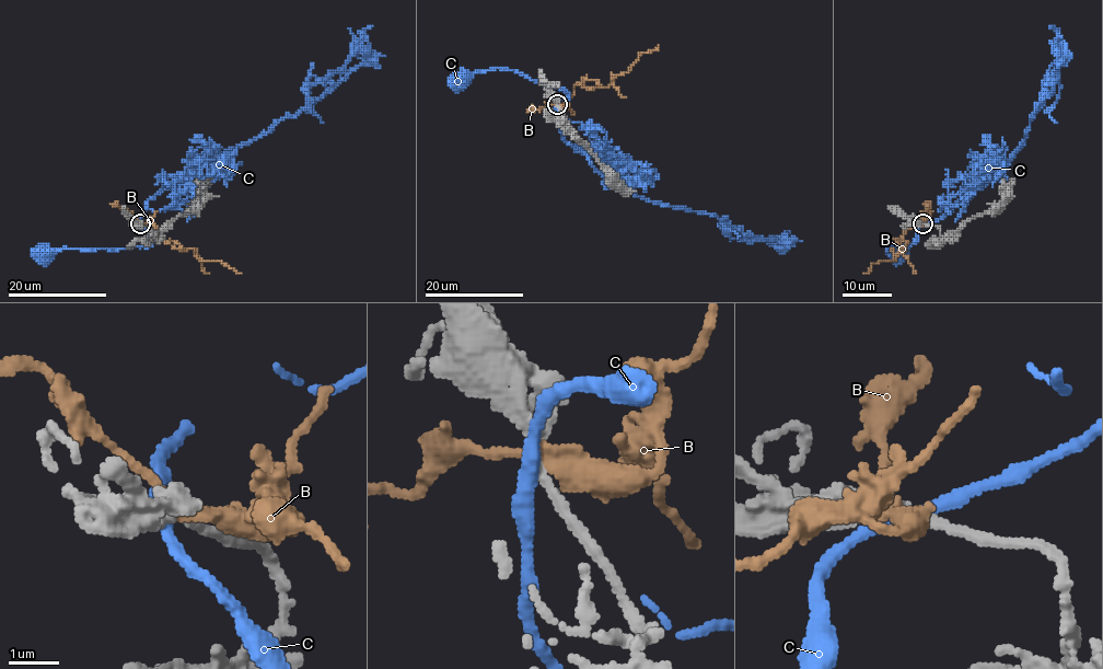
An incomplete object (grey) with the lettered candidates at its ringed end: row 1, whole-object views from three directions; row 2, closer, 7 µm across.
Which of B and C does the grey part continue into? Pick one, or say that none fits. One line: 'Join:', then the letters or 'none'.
Join: B

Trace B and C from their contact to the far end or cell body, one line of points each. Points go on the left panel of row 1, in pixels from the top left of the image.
B: (140, 225), (151, 225), (160, 237), (193, 249), (198, 257), (218, 260), (242, 274)
C: (140, 225), (151, 243), (148, 245), (43, 253)

